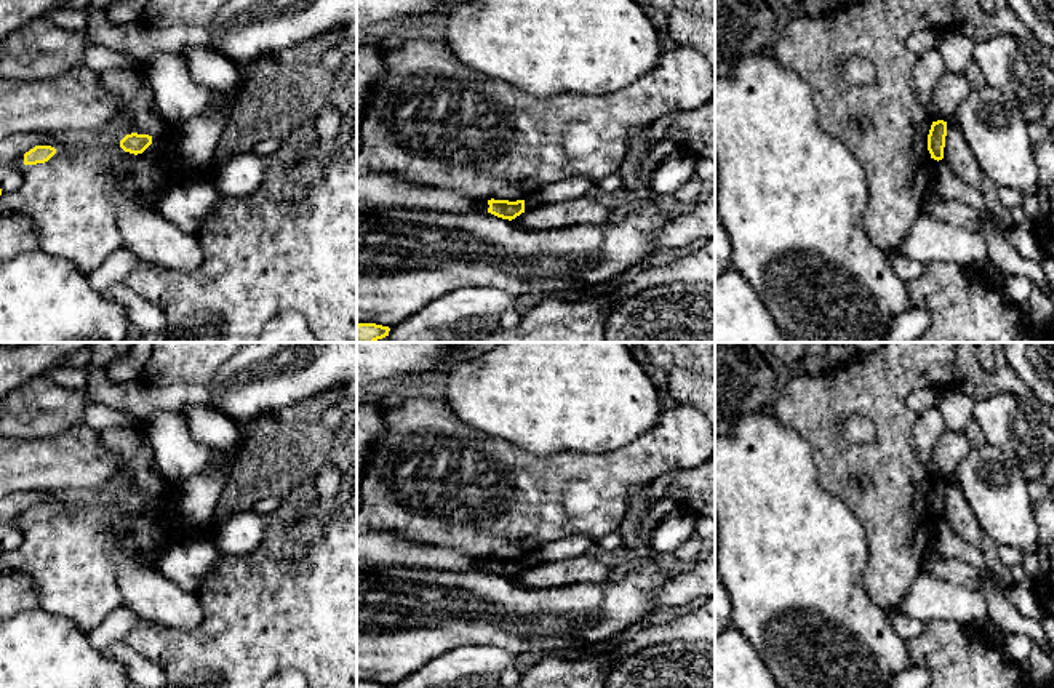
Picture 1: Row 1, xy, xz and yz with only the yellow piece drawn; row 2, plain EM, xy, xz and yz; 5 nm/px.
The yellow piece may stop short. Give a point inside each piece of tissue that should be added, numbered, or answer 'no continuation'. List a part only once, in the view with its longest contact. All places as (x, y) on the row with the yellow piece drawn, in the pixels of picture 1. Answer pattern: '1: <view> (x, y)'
no continuation

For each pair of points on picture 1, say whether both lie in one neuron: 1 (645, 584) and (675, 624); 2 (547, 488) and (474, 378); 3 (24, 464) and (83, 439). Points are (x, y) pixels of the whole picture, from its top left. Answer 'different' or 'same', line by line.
1: different
2: different
3: same

